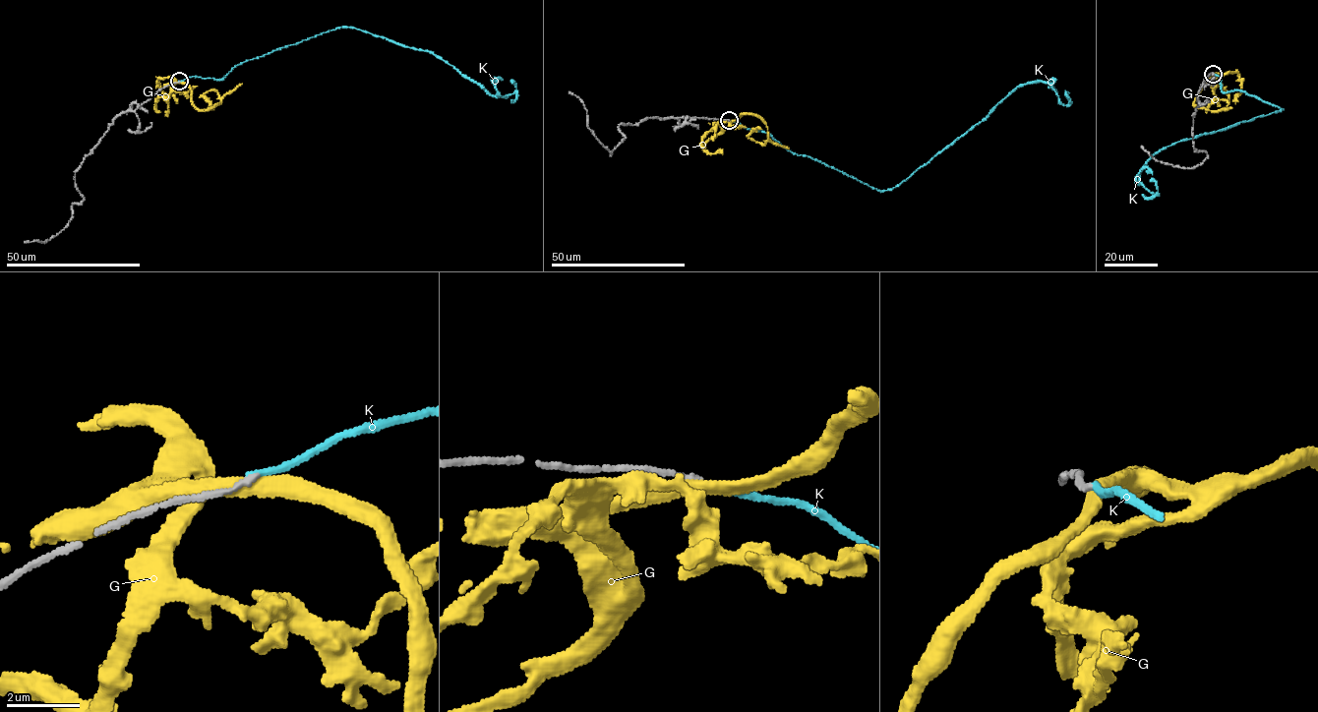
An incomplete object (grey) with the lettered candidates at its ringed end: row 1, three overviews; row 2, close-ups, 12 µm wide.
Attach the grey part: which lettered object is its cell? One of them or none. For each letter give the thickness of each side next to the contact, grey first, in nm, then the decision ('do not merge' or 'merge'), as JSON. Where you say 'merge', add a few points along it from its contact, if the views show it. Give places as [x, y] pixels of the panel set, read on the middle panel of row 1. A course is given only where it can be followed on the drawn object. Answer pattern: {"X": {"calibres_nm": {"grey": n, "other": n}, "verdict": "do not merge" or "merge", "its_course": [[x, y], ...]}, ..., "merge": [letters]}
{"G": {"calibres_nm": {"grey": 170, "other": 400}, "verdict": "do not merge"}, "K": {"calibres_nm": {"grey": 150, "other": 170}, "verdict": "do not merge"}, "merge": []}

